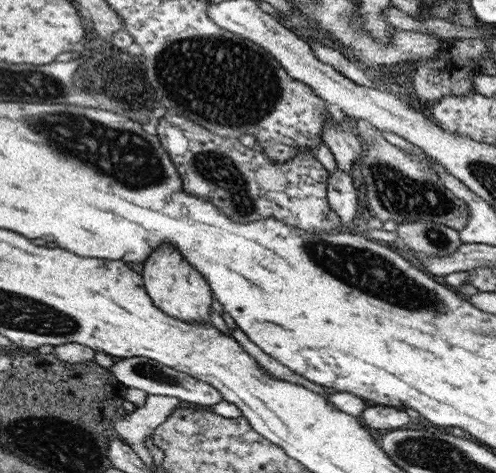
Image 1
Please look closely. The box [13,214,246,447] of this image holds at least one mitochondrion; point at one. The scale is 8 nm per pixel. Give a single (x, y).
(148, 371)

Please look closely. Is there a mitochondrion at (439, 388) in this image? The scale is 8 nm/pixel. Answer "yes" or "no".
no

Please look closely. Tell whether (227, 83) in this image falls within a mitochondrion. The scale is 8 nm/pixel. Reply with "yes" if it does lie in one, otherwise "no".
yes

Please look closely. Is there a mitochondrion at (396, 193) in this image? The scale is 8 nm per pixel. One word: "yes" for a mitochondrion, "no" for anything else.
yes

